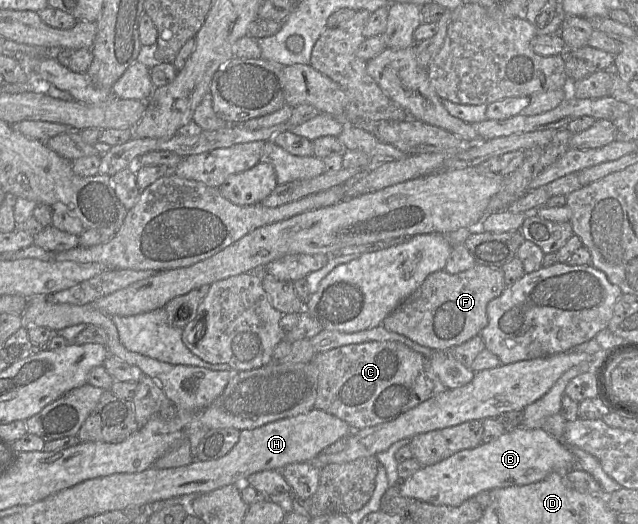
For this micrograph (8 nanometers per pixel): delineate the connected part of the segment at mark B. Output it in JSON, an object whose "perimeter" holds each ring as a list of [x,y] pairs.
{"perimeter":[[[521,427],[506,431],[497,439],[472,448],[461,450],[450,457],[429,466],[422,466],[411,477],[398,484],[399,492],[404,497],[414,498],[434,505],[459,506],[465,500],[482,492],[510,486],[523,486],[545,479],[551,472],[566,472],[576,467],[576,459],[570,449],[561,441],[542,428],[528,429]]]}

